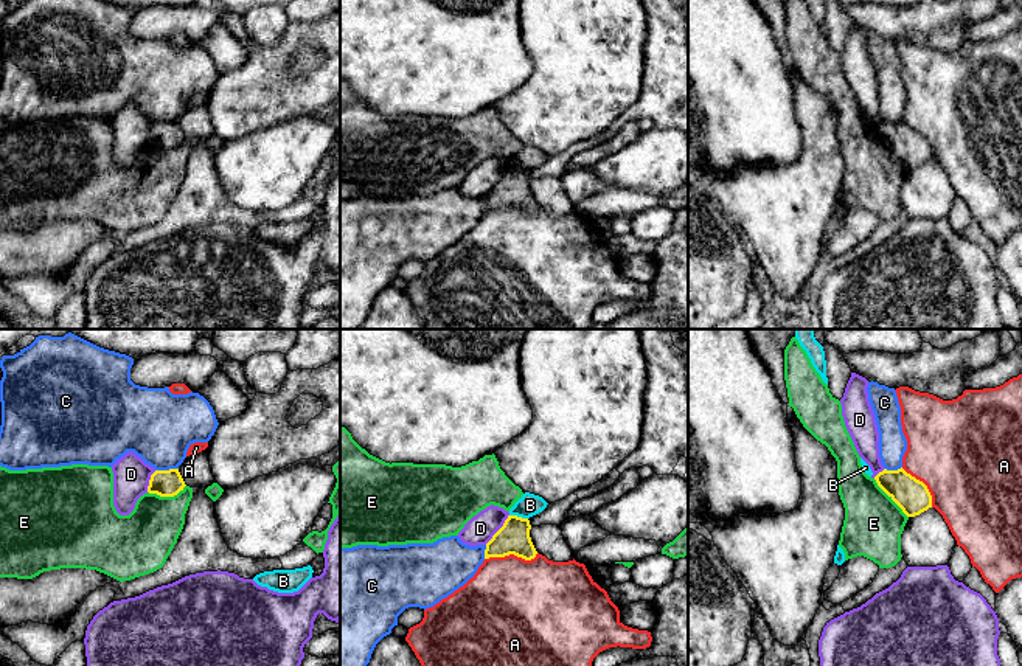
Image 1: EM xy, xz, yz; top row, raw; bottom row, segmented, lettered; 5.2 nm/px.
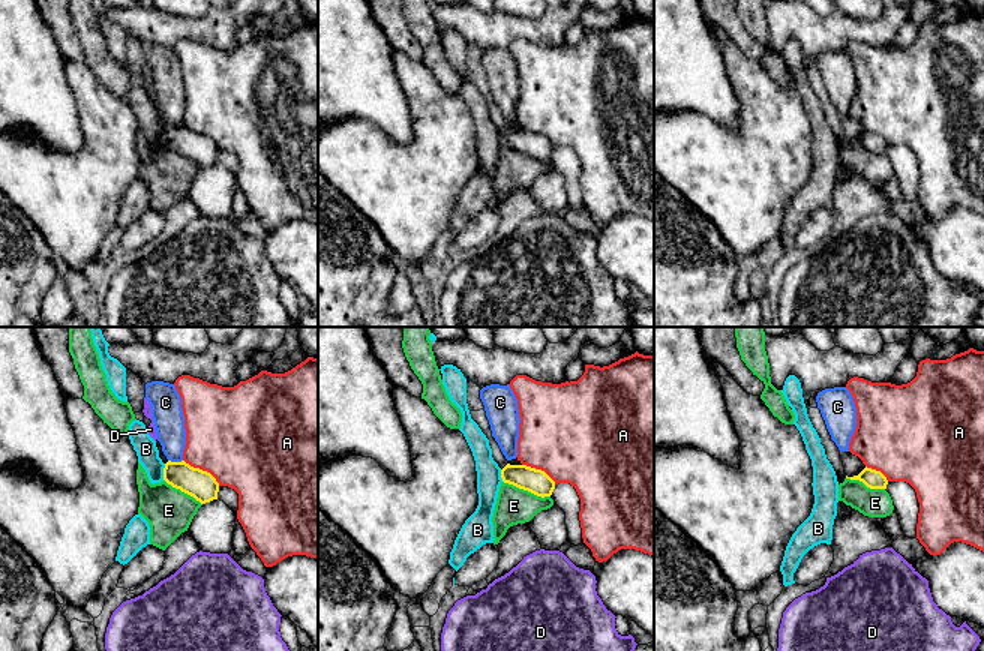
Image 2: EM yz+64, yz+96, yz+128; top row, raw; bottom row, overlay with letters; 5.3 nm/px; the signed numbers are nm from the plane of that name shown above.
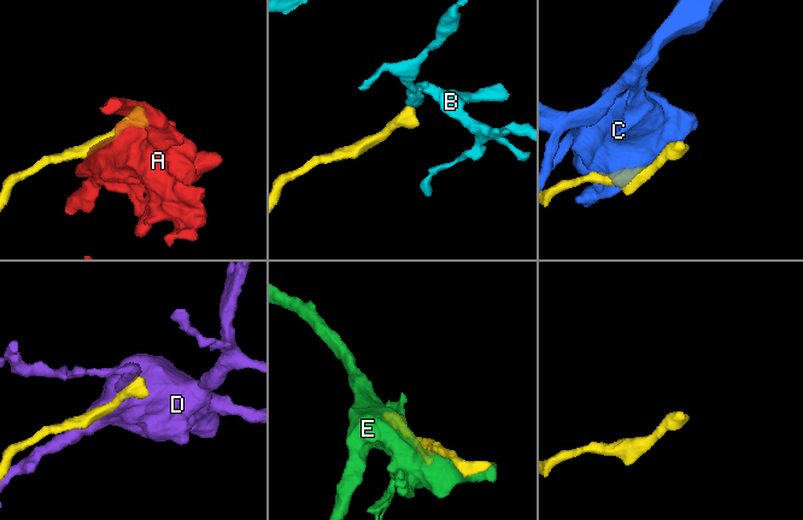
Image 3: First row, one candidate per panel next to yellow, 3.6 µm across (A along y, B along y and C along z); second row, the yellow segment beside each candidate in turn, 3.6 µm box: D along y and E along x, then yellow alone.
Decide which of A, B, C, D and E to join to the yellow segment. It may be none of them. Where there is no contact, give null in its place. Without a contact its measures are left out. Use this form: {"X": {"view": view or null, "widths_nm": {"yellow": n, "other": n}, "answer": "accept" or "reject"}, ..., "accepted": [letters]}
{"A": {"view": "xz", "widths_nm": {"yellow": 170, "other": 460}, "answer": "reject"}, "B": {"view": "xz", "widths_nm": {"yellow": 170, "other": 120}, "answer": "reject"}, "C": {"view": "xy", "widths_nm": {"yellow": 140, "other": 380}, "answer": "reject"}, "D": {"view": "xz", "widths_nm": {"yellow": 170, "other": 150}, "answer": "reject"}, "E": {"view": "yz", "widths_nm": {"yellow": 180, "other": 300}, "answer": "reject"}, "accepted": []}

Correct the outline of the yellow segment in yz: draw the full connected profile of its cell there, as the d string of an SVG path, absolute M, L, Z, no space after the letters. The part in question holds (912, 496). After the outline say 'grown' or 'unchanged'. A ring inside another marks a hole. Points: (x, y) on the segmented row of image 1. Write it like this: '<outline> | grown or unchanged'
M902 467L898 470L884 469L874 480L907 517L919 515L932 508L932 495L927 486Z | unchanged

